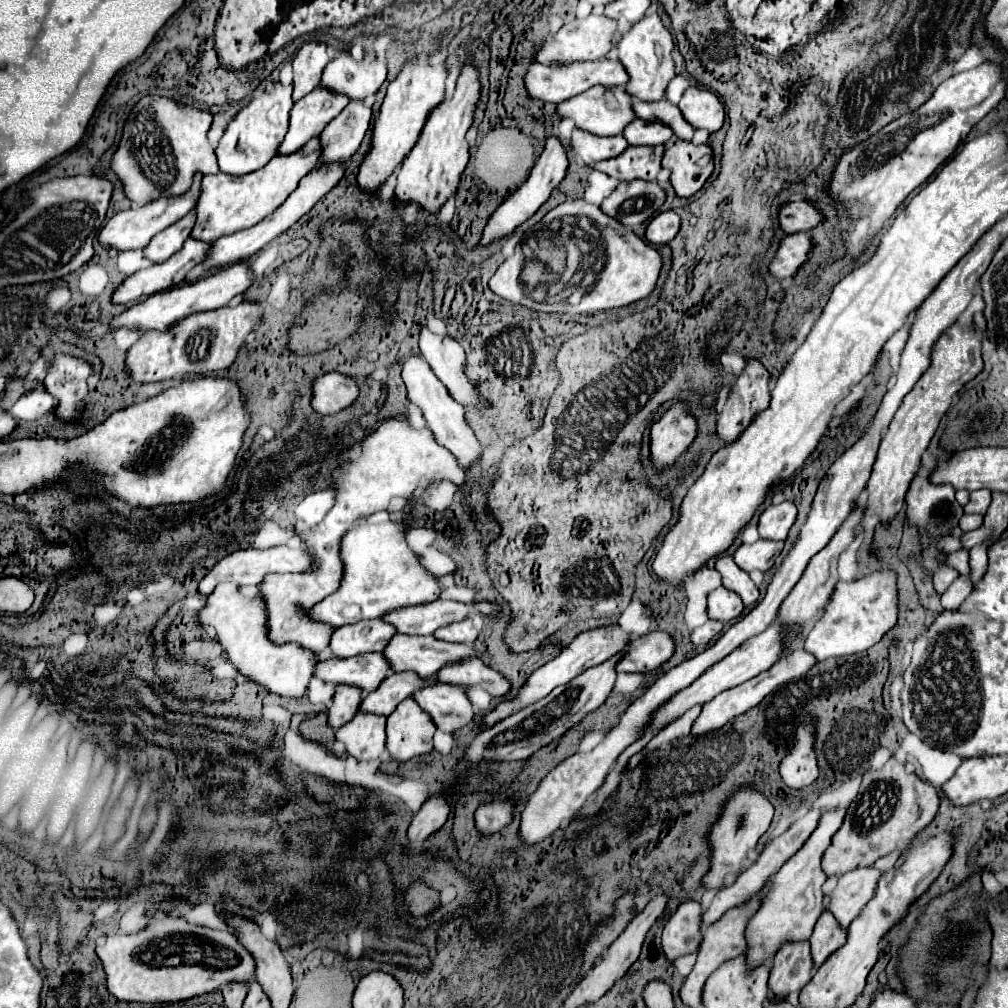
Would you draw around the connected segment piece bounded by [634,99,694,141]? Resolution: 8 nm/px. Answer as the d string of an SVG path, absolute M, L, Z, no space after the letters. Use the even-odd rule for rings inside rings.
M634 101L634 109L636 109L636 117L644 119L644 121L660 121L664 125L668 125L678 139L684 141L692 141L694 137L694 127L682 117L680 109L676 105L672 105L670 101L654 101L654 103L646 103L646 101Z

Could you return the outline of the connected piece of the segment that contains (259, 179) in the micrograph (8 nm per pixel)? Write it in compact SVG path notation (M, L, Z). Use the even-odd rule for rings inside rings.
M320 135L312 137L302 149L290 155L276 155L264 169L258 169L256 173L248 173L244 177L228 175L228 173L216 173L216 175L206 175L202 181L202 195L196 203L196 225L192 231L192 237L212 243L222 235L236 233L240 229L248 229L262 221L272 209L278 209L284 203L284 197L296 189L298 181L312 171L322 155L320 147Z

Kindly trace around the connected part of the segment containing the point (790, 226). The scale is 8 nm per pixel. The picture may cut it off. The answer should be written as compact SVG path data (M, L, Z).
M792 201L786 207L782 207L778 219L784 233L798 233L818 227L824 221L824 215L818 207L814 207L808 201Z

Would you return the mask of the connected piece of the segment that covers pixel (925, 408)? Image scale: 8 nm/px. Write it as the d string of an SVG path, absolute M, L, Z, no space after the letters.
M956 321L934 343L930 355L932 361L930 367L918 379L914 389L904 397L902 405L898 407L892 423L888 425L882 437L876 463L870 481L866 485L868 489L866 515L878 515L882 521L888 521L904 507L904 497L912 477L916 475L920 457L928 449L928 443L934 437L942 415L948 411L952 403L952 397L984 369L984 361L980 353L982 339L984 339L982 331L976 331L974 327L962 327Z

